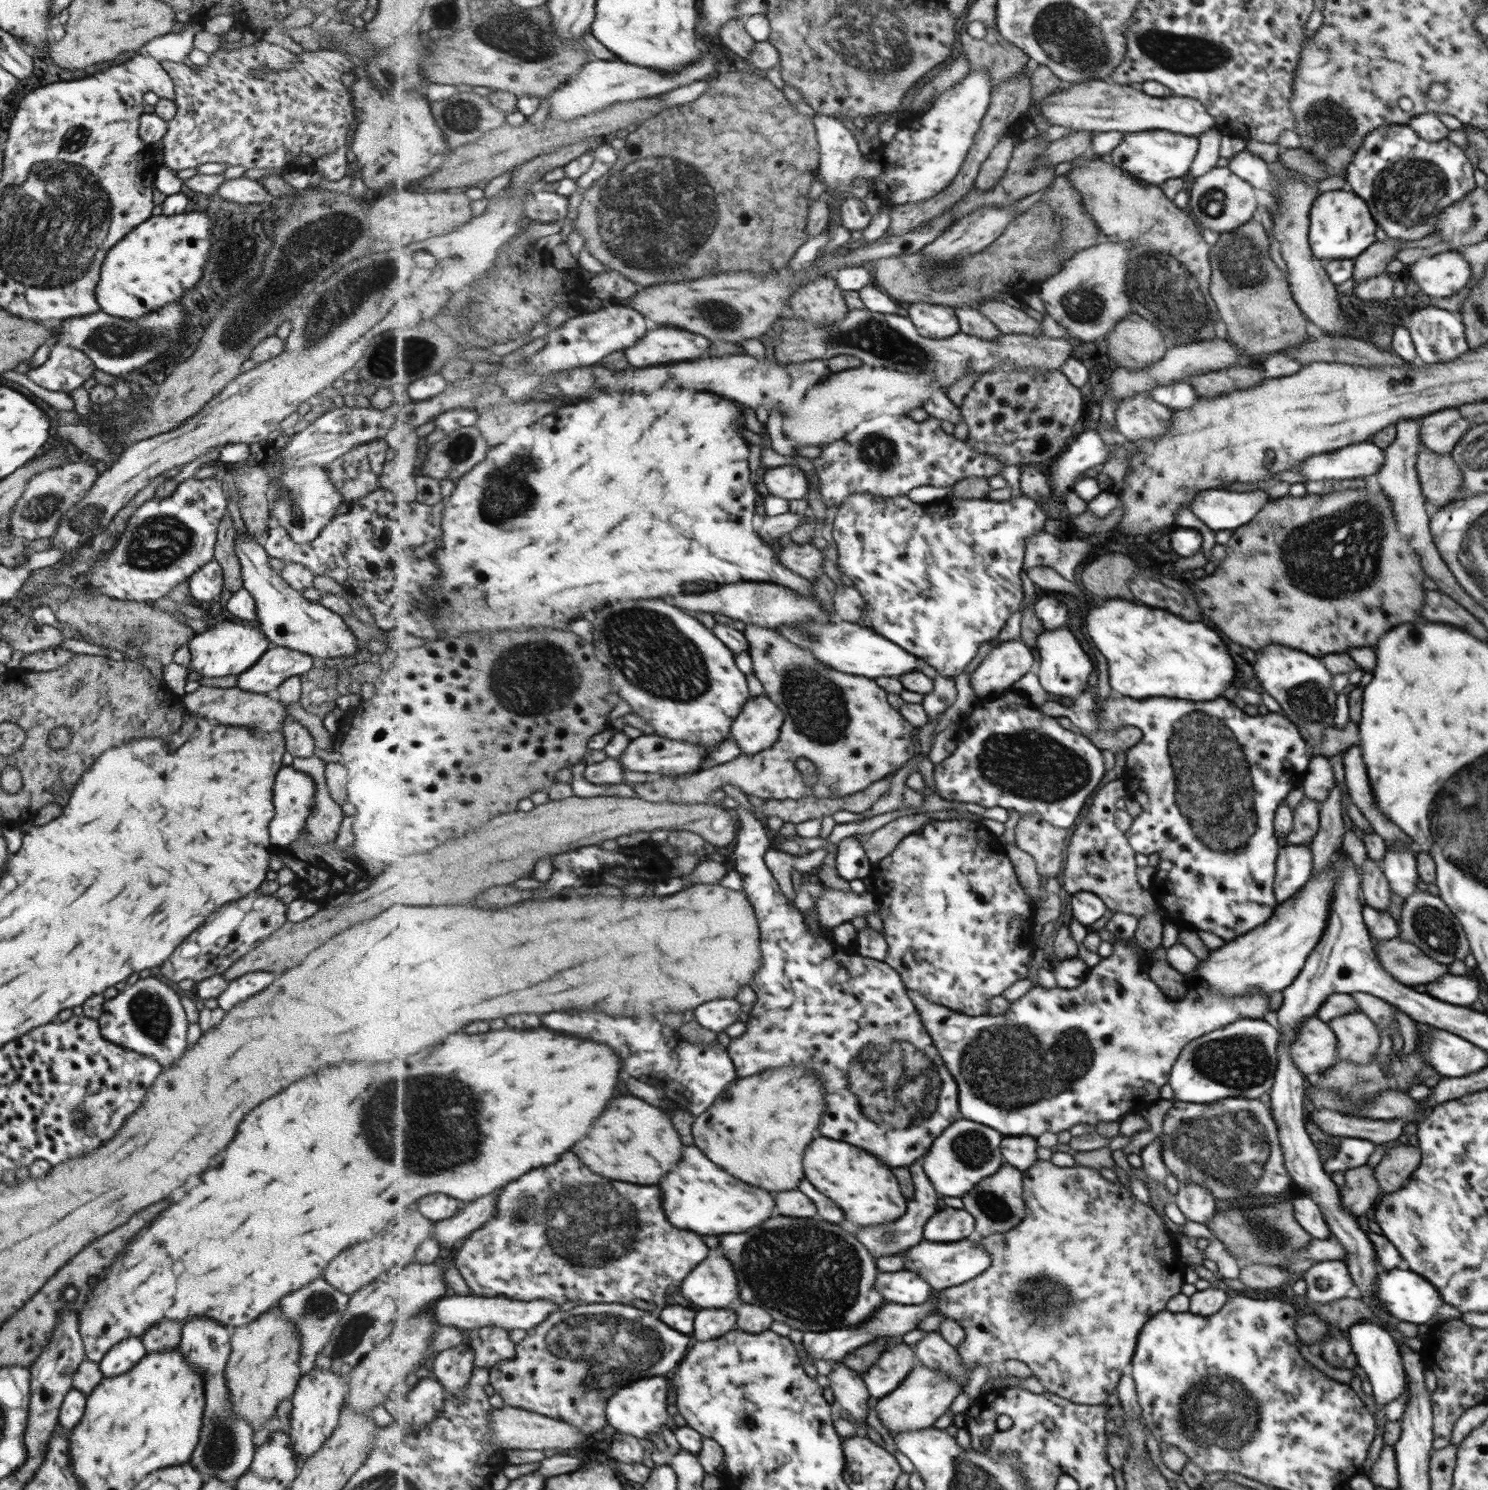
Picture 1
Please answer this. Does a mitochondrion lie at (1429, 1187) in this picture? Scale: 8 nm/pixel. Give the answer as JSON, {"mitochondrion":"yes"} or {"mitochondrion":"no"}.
{"mitochondrion":"no"}

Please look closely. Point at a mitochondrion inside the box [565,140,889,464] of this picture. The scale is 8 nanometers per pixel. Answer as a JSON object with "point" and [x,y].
{"point":[648,213]}

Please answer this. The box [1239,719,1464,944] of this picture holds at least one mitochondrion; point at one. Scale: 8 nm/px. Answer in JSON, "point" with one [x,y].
{"point":[1435,810]}

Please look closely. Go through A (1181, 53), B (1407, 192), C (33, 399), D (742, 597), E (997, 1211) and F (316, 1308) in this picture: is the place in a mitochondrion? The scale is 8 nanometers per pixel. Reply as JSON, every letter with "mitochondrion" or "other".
{"A":"mitochondrion","B":"mitochondrion","C":"other","D":"other","E":"mitochondrion","F":"mitochondrion"}

